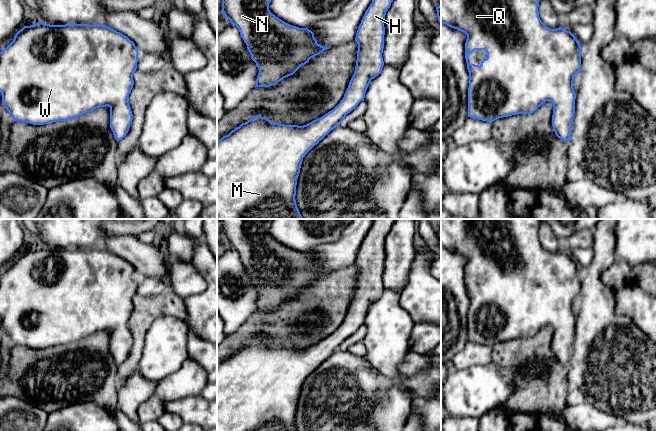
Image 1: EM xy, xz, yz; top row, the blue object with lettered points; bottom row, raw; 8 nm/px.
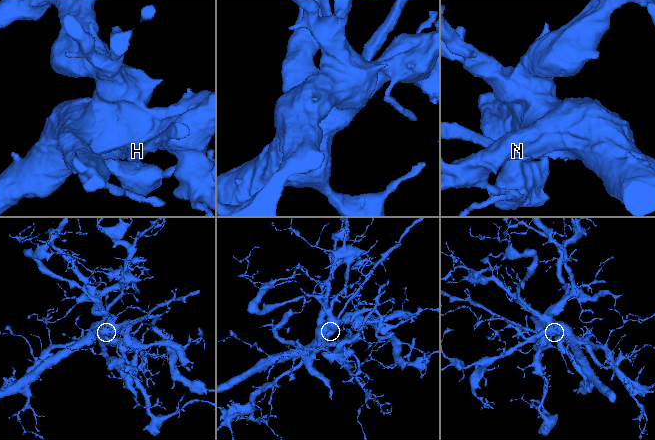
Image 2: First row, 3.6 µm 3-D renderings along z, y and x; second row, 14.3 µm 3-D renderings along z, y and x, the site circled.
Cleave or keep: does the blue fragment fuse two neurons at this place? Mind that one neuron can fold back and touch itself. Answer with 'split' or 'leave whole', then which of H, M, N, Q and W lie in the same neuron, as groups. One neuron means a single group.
leave whole; groups H M N Q W

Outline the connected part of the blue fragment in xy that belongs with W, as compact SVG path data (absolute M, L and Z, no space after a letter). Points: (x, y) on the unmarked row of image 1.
M38 246L35 249L24 250L14 260L13 265L0 276L0 316L2 328L11 338L14 345L21 345L33 349L44 349L57 345L66 345L79 341L85 337L92 336L99 331L110 332L110 352L117 365L123 363L129 355L132 346L132 335L128 326L129 318L134 309L133 297L137 293L139 276L134 266L120 256L106 249L88 249L69 247L65 249L50 249Z

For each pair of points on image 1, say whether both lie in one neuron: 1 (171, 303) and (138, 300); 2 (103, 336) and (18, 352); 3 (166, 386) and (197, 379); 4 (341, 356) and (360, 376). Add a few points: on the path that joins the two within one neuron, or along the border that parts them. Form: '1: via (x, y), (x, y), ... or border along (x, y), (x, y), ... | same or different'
1: via (163, 303), (146, 303) | same
2: via (82, 346), (64, 350), (55, 356), (39, 356) | same
3: via (174, 386), (189, 380) | same
4: via (345, 361), (355, 371) | same

